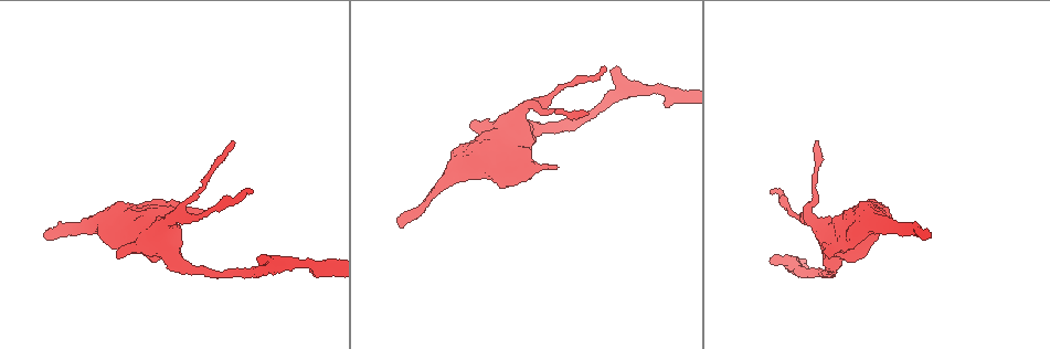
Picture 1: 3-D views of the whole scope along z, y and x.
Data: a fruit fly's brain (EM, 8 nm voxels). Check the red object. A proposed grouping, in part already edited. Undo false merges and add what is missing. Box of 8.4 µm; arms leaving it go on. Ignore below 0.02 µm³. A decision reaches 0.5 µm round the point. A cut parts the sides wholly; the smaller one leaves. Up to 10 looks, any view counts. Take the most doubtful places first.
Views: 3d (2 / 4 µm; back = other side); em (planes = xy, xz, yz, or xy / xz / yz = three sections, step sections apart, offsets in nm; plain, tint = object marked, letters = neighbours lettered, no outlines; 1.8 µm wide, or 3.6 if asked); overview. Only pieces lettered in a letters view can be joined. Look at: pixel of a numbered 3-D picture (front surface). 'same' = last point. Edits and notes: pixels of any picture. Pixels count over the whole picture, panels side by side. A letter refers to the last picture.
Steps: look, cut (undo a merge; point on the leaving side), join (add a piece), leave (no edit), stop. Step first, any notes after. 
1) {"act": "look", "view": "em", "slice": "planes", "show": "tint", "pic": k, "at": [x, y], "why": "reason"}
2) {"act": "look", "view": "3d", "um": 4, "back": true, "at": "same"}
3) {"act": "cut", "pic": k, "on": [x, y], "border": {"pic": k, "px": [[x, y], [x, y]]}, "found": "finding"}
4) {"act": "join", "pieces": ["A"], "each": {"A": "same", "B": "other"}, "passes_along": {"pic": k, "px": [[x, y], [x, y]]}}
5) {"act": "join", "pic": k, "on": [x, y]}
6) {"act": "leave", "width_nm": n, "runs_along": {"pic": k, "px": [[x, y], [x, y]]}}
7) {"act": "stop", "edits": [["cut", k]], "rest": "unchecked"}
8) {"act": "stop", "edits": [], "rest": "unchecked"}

{"act": "look", "view": "em", "slice": "planes", "show": "plain", "pic": 1, "at": [49, 238], "why": "branch stops here"}

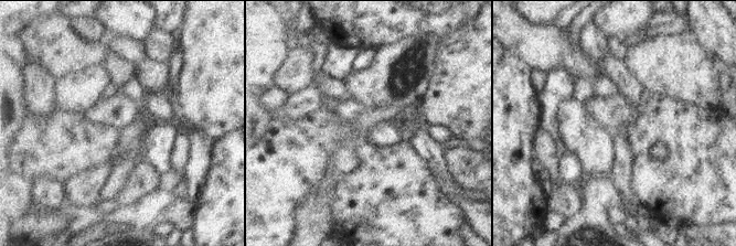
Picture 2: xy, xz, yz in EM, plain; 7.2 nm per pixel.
{"act": "look", "view": "em", "slice": "planes", "show": "letters", "at": "same", "why": "what lies round it"}

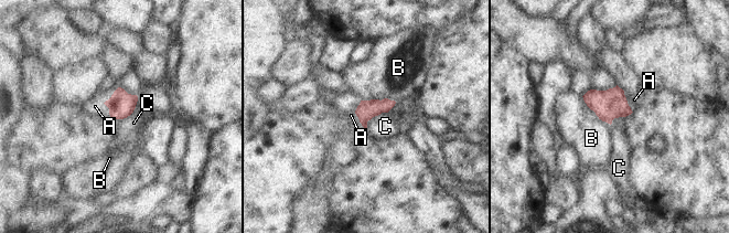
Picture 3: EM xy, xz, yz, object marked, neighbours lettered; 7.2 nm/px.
{"act": "join", "pieces": ["A"], "each": {"A": "same", "B": "other", "C": "other"}, "passes_along": {"pic": 3, "px": [[121, 104], [105, 102], [95, 106]]}, "found": "it goes on there"}

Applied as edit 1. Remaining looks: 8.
{"act": "look", "view": "overview", "why": "redraw"}

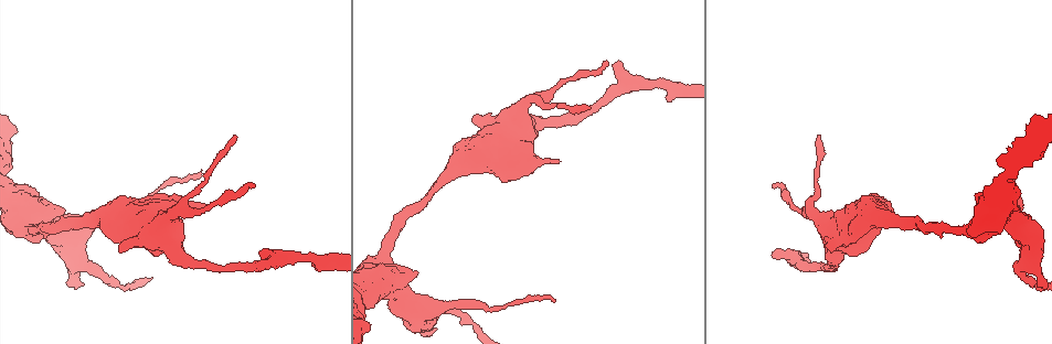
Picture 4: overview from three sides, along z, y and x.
{"act": "look", "view": "em", "slice": "planes", "show": "letters", "pic": 4, "at": [614, 64], "why": "an open end"}

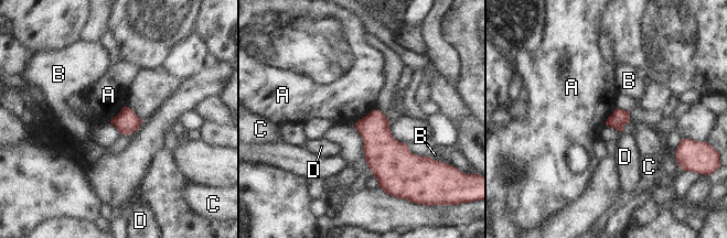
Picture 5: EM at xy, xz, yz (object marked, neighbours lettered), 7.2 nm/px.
{"act": "leave", "each": {"A": "other", "B": "other", "C": "other", "D": "other"}, "border": {"pic": 5, "px": [[616, 108], [611, 114]]}, "found": "none of them fits"}

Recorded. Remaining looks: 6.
{"act": "look", "view": "3d", "um": 4, "pic": 4, "at": [555, 299], "why": "end of a long branch"}

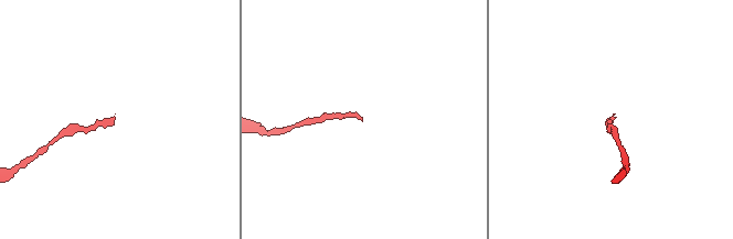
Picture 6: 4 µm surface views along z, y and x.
{"act": "look", "view": "em", "slice": "xy", "step": 16, "show": "letters", "pic": 6, "at": [360, 119], "why": "now the EM"}

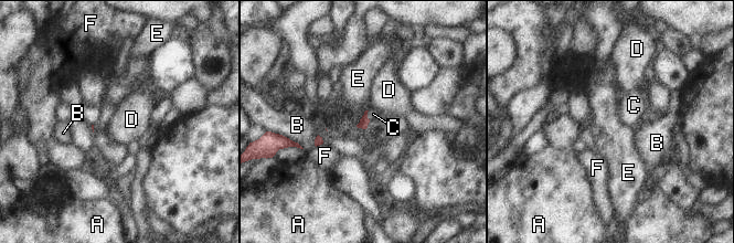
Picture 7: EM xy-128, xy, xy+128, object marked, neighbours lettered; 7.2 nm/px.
{"act": "look", "view": "em", "slice": "planes", "show": "letters", "at": "same"}

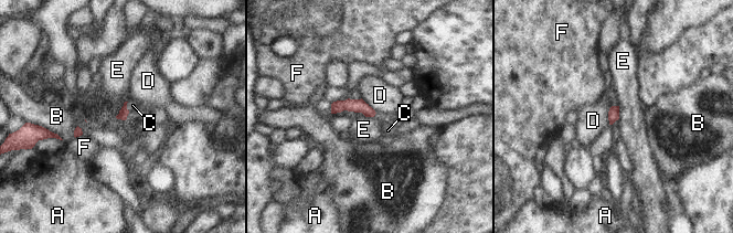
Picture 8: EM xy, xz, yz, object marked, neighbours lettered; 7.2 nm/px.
{"act": "join", "pieces": ["C"], "each": {"A": "other", "B": "other", "C": "same", "D": "other", "E": "other", "F": "other"}, "passes_along": {"pic": 8, "px": [[124, 112], [126, 107], [133, 105]]}, "found": "it goes on there"}

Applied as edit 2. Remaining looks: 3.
{"act": "look", "view": "overview", "why": "see it whole again"}

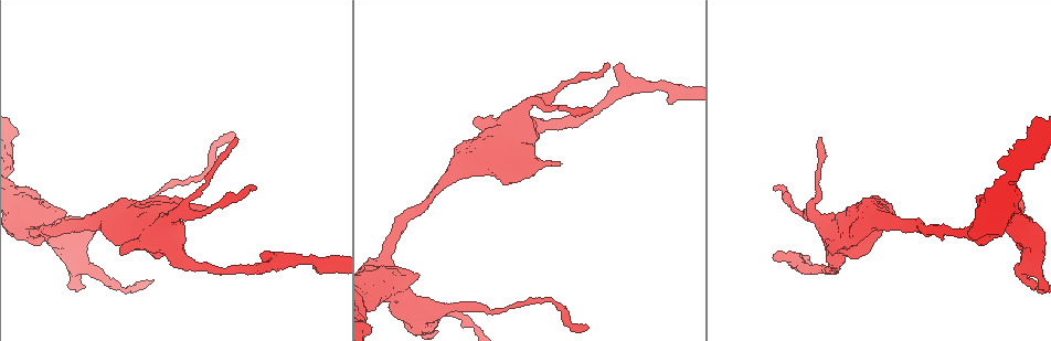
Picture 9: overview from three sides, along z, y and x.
{"act": "look", "view": "em", "slice": "planes", "show": "tint", "pic": 9, "at": [559, 163], "why": "free end"}

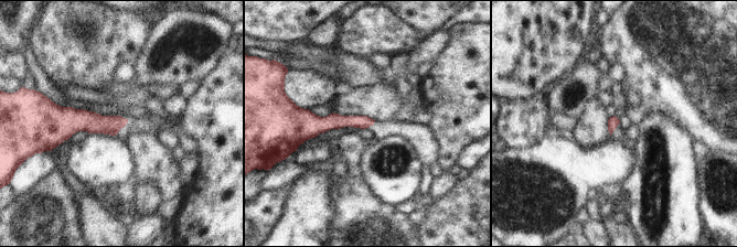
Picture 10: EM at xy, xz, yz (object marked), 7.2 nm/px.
{"act": "look", "view": "em", "slice": "planes", "show": "letters", "at": "same"}

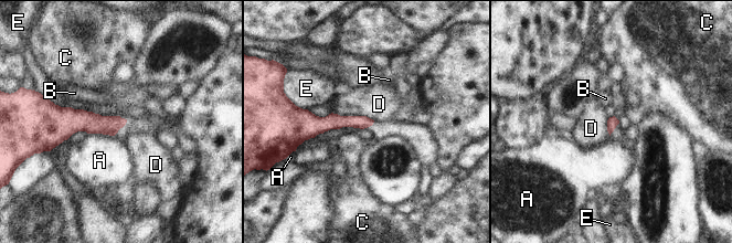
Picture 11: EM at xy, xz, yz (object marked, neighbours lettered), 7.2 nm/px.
{"act": "leave", "each": {"A": "other", "B": "other", "C": "other", "D": "other", "E": "other"}, "border": {"pic": 11, "px": [[331, 112], [366, 115], [373, 120]]}, "found": "no lettered piece goes on from it"}

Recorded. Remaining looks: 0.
{"act": "stop", "edits": [["join", 3], ["join", 8]], "rest": "unchecked"}

